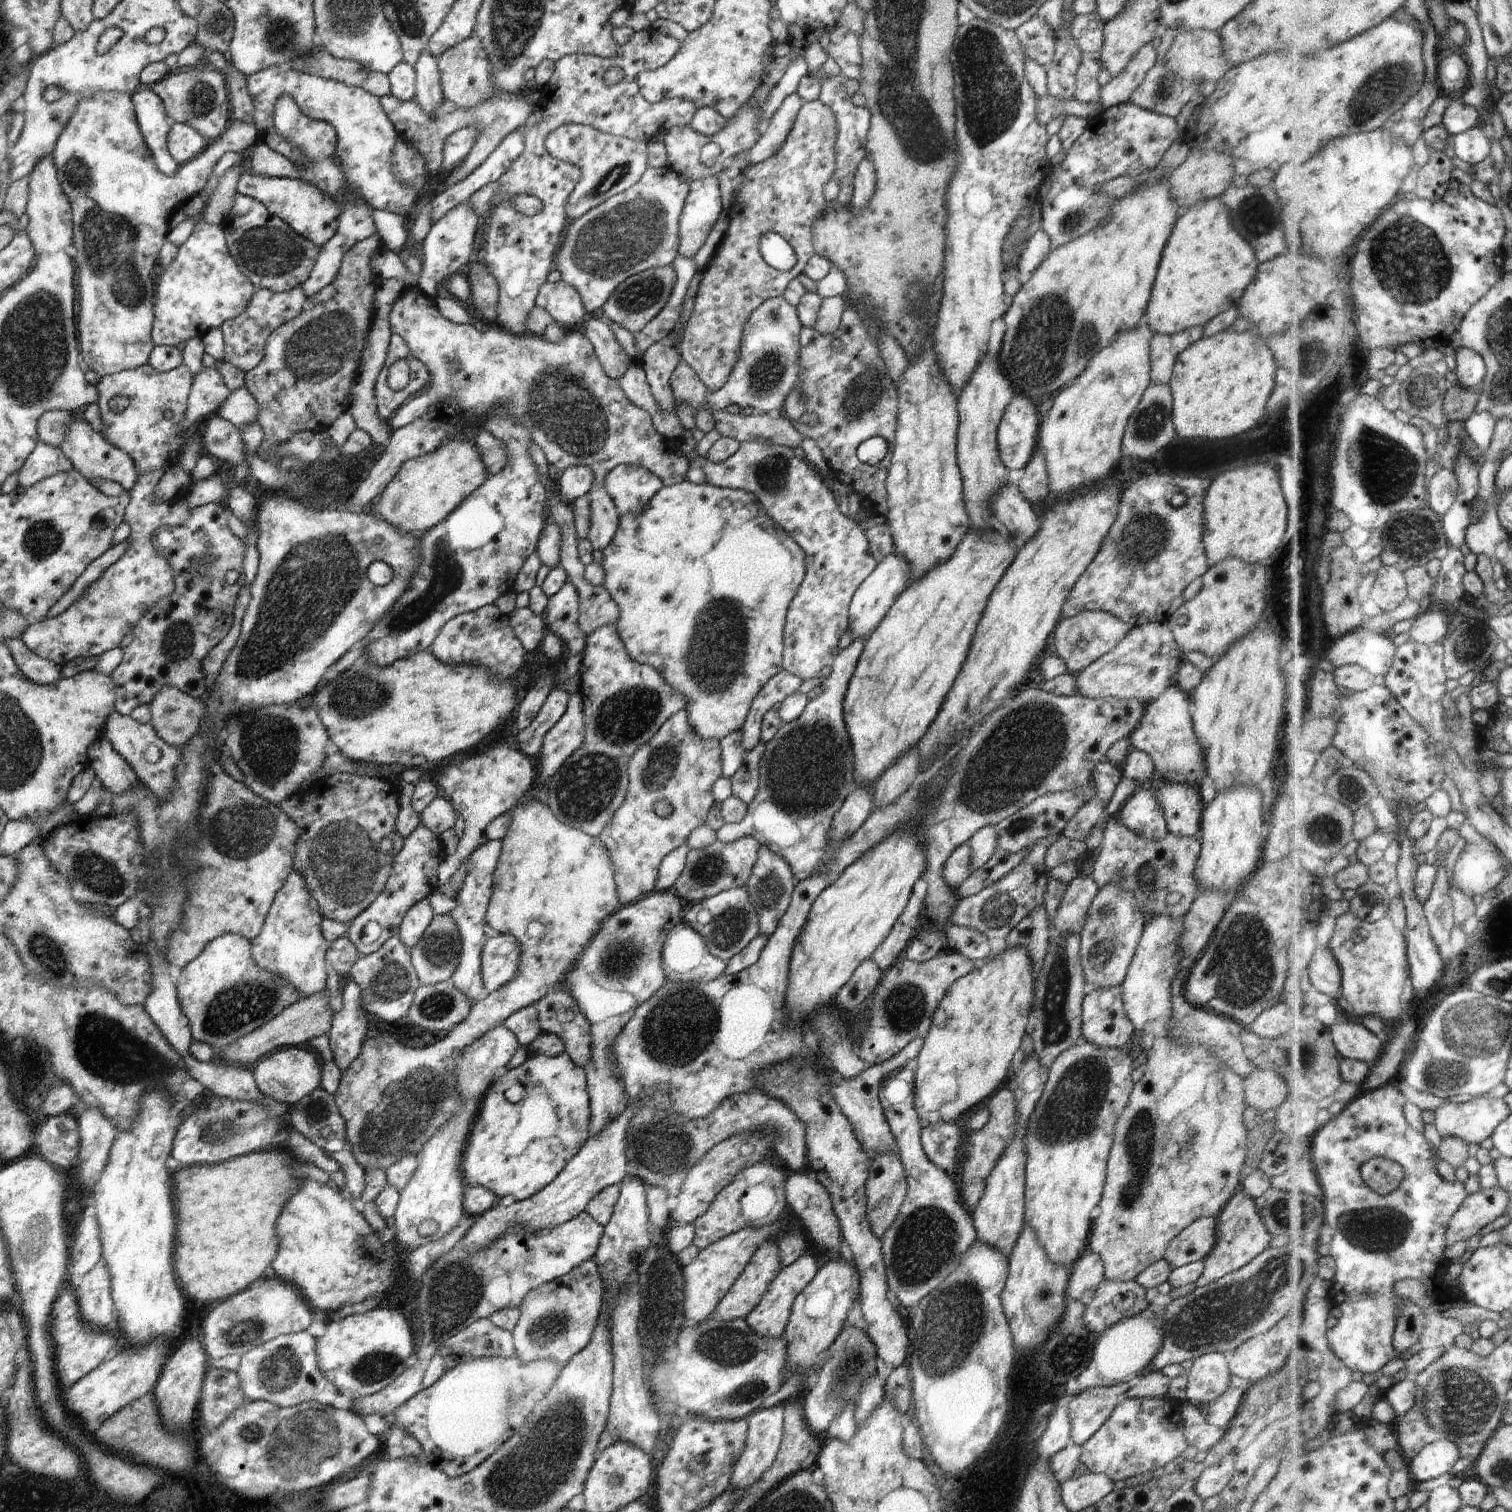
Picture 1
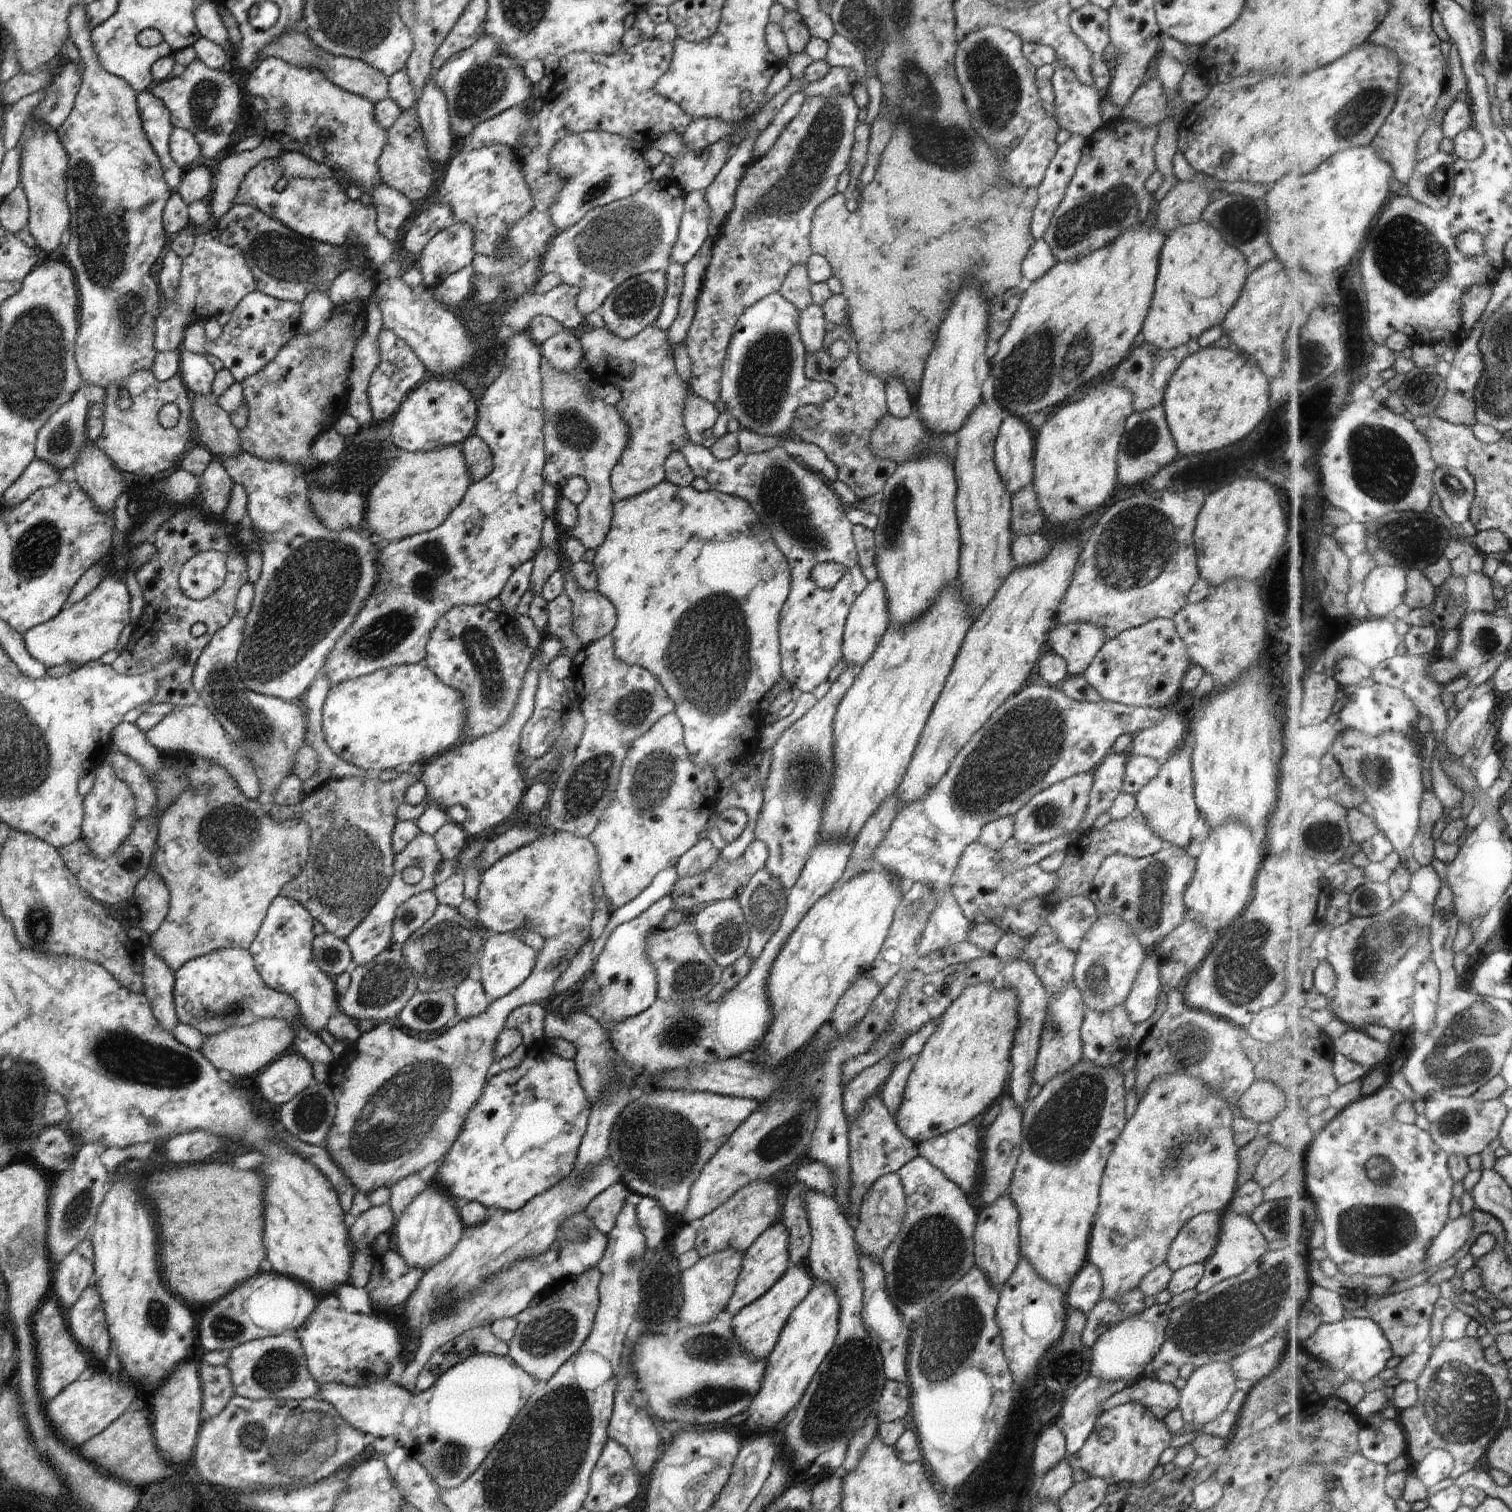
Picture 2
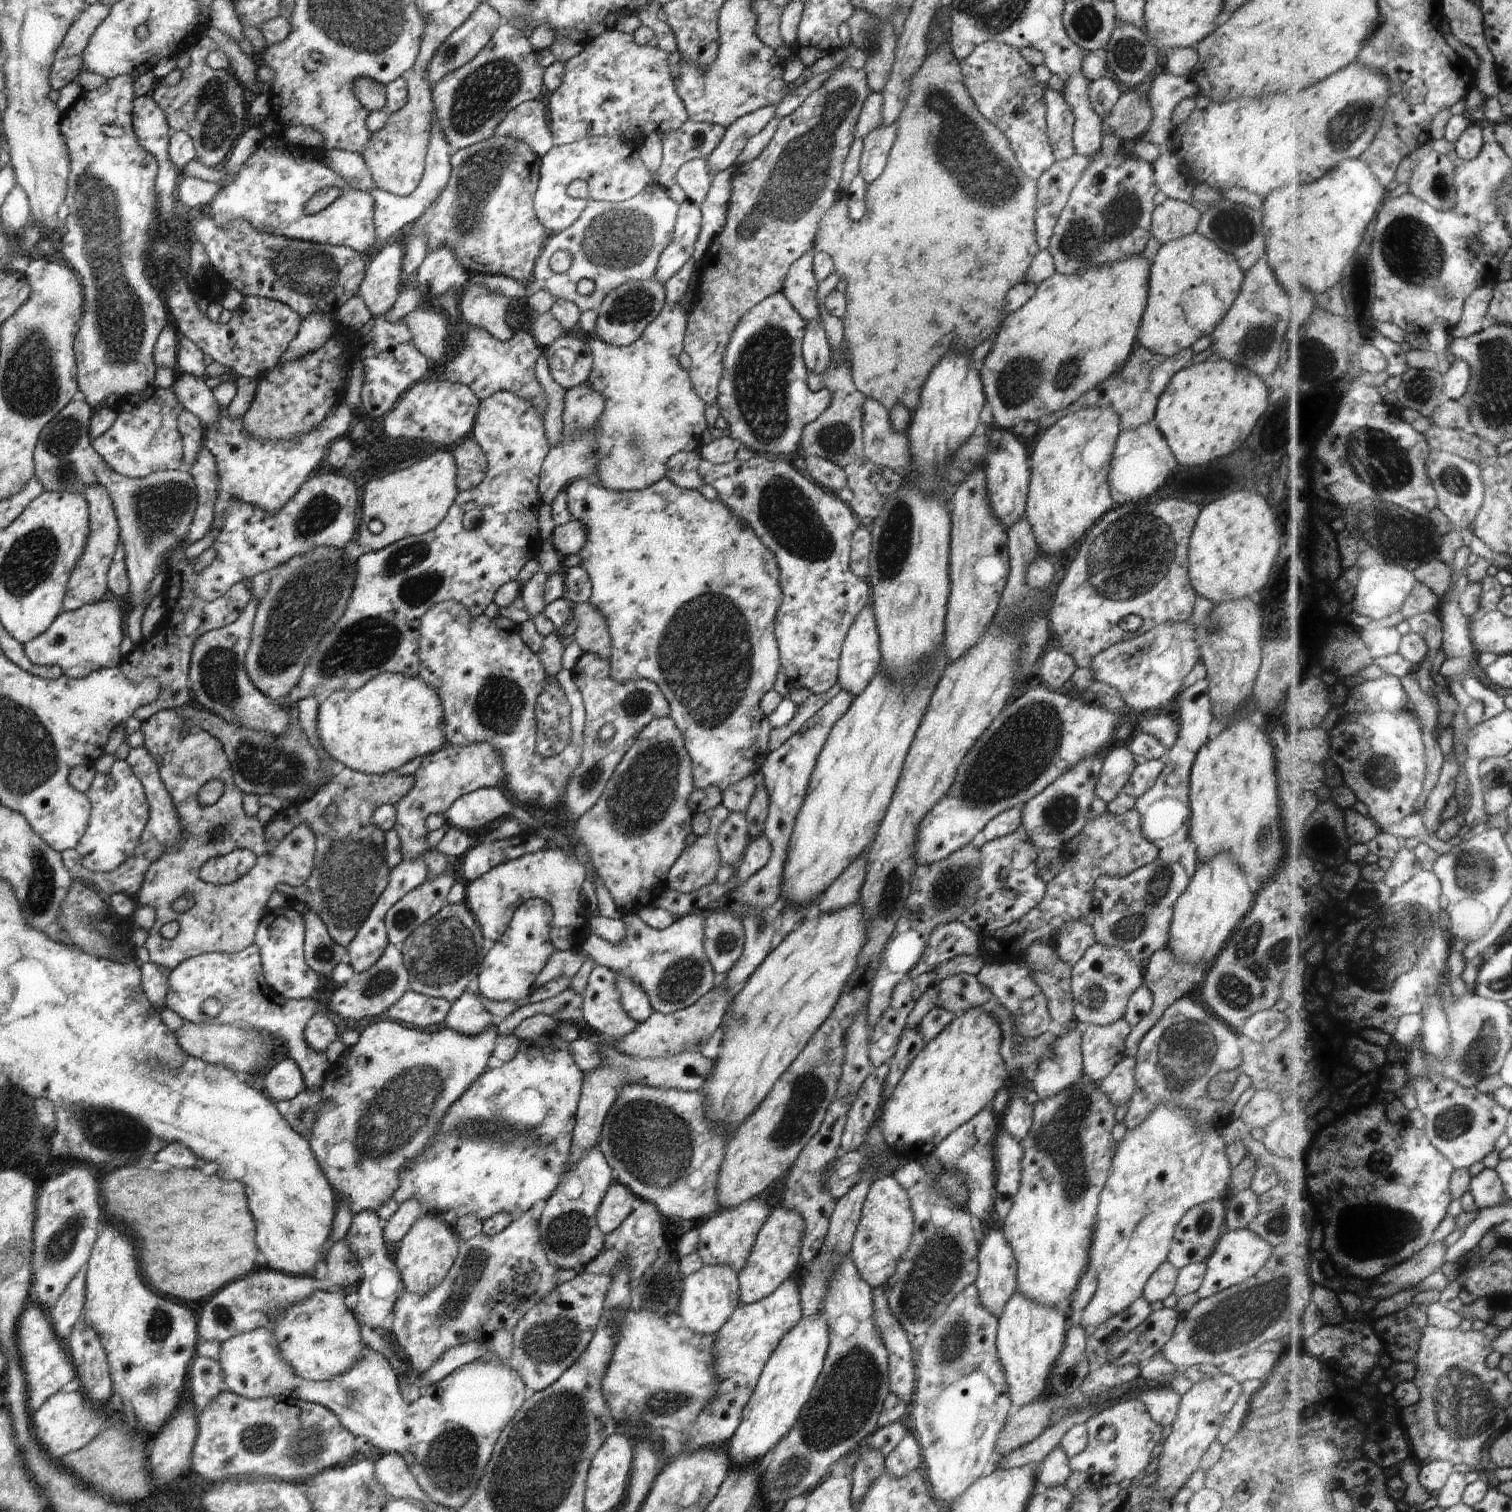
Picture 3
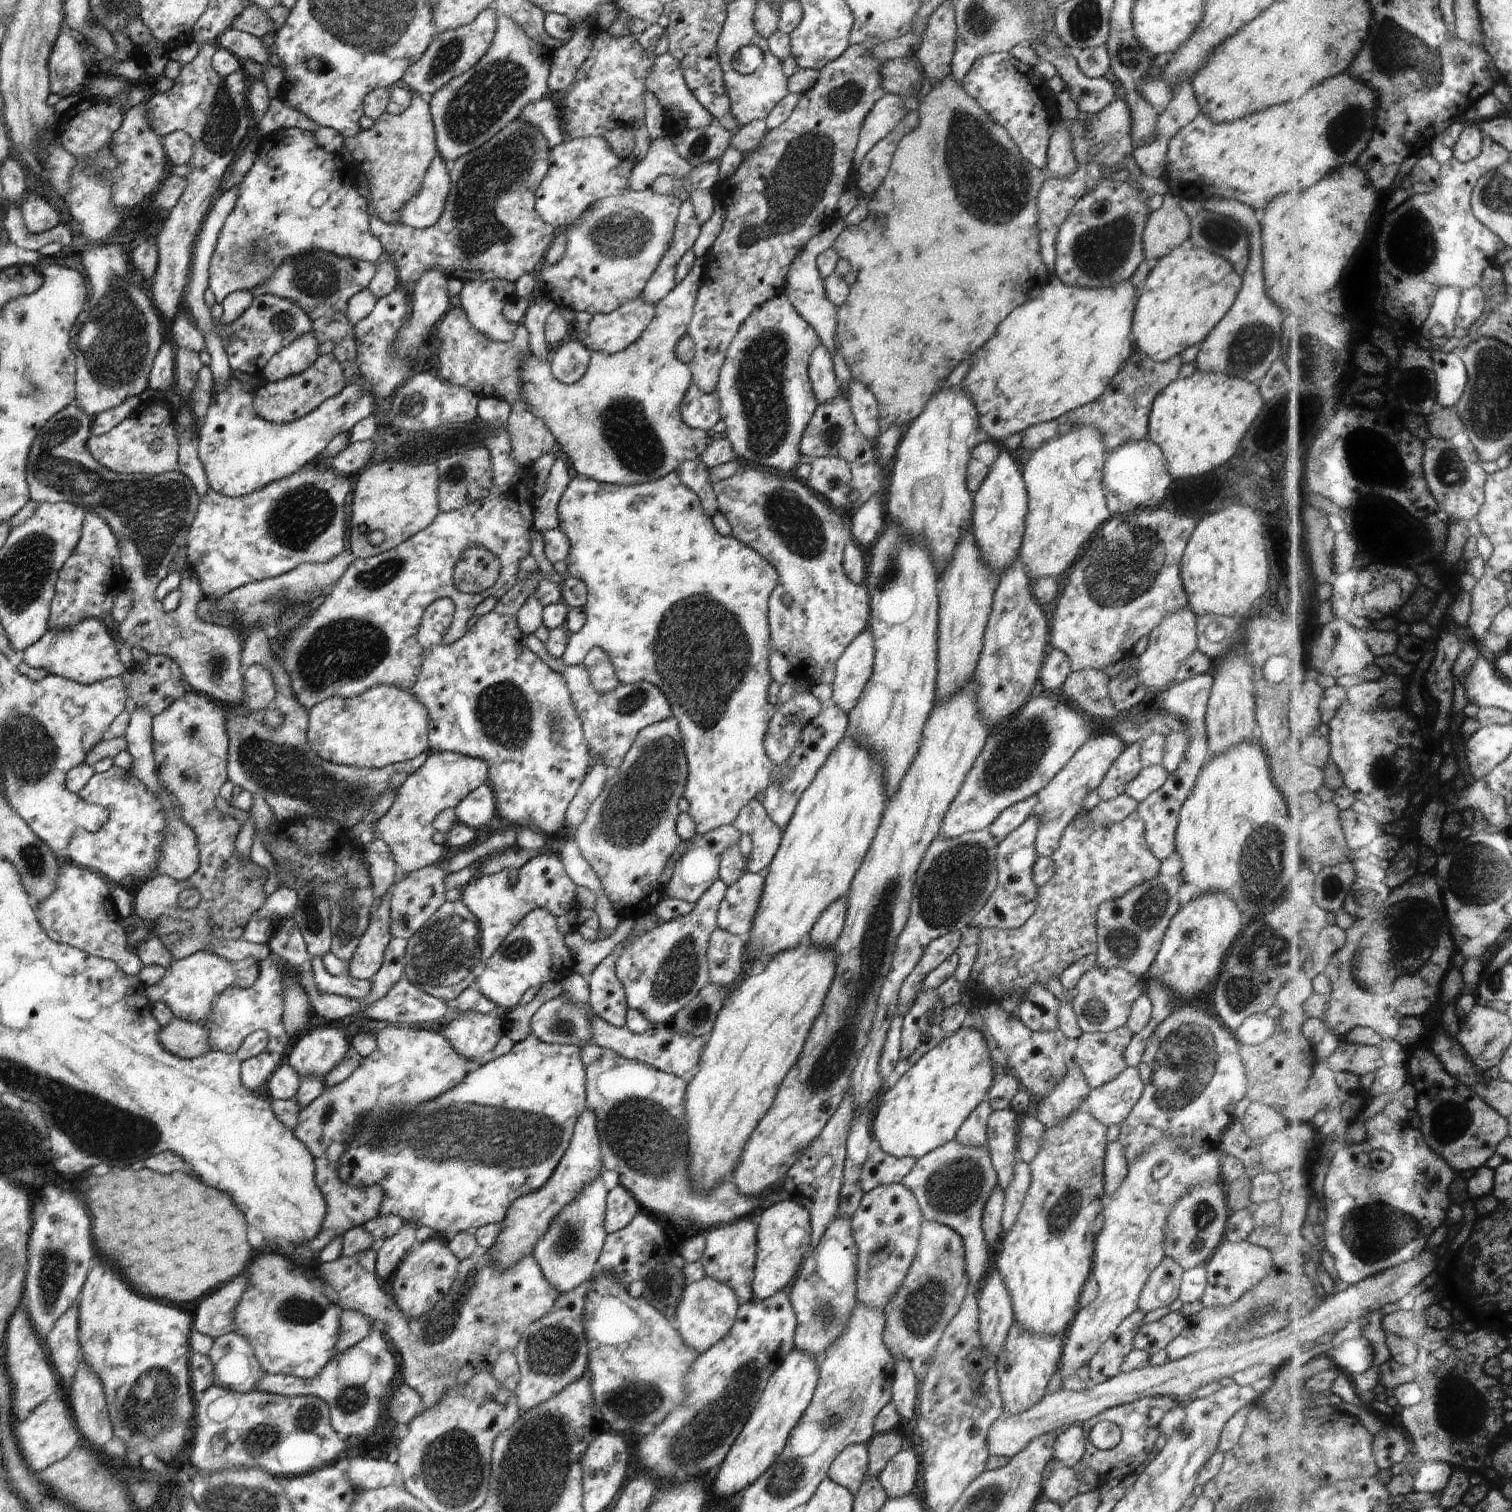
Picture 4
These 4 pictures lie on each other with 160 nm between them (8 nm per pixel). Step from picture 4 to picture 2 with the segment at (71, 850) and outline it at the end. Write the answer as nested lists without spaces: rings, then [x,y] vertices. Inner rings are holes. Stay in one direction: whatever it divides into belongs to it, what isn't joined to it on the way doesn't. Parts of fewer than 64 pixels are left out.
[[[104,763],[93,770],[95,781],[90,792],[83,797],[81,840],[99,859],[107,859],[128,838],[135,821],[135,798],[128,785],[115,777],[115,770]]]

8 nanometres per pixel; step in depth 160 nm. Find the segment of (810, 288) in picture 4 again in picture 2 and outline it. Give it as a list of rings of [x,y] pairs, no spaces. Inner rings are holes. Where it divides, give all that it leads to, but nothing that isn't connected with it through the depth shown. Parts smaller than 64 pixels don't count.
[[[804,265],[794,266],[784,278],[779,294],[790,302],[799,312],[806,310],[813,300],[810,296],[811,281]]]

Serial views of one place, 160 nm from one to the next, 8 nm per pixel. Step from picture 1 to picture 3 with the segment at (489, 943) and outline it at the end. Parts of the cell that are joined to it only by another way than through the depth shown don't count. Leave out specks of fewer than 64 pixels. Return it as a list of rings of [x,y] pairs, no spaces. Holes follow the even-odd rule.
[[[530,899],[521,907],[516,909],[510,921],[506,932],[500,937],[498,942],[490,948],[487,954],[484,954],[481,972],[479,974],[480,994],[491,1001],[509,1002],[509,1000],[518,1001],[529,996],[530,987],[538,973],[546,966],[551,953],[555,951],[555,946],[551,943],[551,928],[553,927],[553,910],[545,900]]]

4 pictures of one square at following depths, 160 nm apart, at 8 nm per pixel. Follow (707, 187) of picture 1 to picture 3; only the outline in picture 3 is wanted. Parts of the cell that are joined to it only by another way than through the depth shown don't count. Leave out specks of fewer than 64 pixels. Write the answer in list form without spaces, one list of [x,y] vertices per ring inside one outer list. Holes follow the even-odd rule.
[[[692,201],[679,204],[672,242],[662,251],[656,274],[653,276],[664,284],[686,263],[694,262],[692,253],[700,232],[701,210]]]

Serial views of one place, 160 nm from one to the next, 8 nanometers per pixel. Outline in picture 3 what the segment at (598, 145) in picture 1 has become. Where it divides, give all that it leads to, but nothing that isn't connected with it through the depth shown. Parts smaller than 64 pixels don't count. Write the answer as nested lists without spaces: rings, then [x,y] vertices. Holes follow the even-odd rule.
[[[607,136],[585,137],[573,143],[556,144],[541,158],[534,212],[550,234],[559,233],[578,220],[590,199],[622,202],[644,190],[650,182],[653,178],[639,157],[637,145]],[[574,180],[584,180],[588,184],[588,200],[575,199],[566,193],[566,187]]]

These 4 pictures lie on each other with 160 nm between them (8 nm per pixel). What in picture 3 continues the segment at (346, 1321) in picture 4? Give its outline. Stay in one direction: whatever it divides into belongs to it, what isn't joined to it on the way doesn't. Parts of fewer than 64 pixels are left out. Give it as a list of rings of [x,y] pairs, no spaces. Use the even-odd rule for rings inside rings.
[[[359,1212],[351,1217],[344,1238],[347,1240],[351,1254],[354,1254],[363,1270],[363,1275],[357,1286],[358,1300],[356,1306],[351,1310],[352,1314],[357,1318],[361,1327],[368,1326],[370,1330],[380,1331],[384,1318],[392,1312],[399,1294],[404,1292],[397,1266],[386,1255],[382,1223],[375,1212]]]

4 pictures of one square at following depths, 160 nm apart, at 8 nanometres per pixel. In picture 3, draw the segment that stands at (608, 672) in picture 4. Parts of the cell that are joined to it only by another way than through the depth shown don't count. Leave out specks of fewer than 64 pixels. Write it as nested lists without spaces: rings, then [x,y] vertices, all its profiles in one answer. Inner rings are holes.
[[[589,602],[580,603],[573,606],[572,619],[577,624],[577,630],[572,635],[570,640],[574,640],[579,644],[580,654],[592,653],[599,656],[604,661],[609,662],[611,657],[611,636],[609,628],[605,618],[600,614],[599,610],[596,610]]]

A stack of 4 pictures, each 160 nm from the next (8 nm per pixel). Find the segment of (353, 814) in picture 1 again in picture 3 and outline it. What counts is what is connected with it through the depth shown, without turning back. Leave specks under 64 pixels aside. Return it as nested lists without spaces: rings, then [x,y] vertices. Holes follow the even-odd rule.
[[[343,767],[317,793],[314,793],[309,799],[290,804],[286,809],[276,812],[275,817],[265,826],[265,842],[268,851],[272,851],[281,839],[302,823],[308,825],[315,834],[314,866],[308,880],[299,887],[279,884],[276,885],[275,890],[285,894],[292,903],[302,901],[308,909],[314,910],[327,926],[332,940],[344,948],[347,948],[358,934],[357,930],[360,930],[374,903],[386,888],[391,871],[385,863],[385,833],[371,823],[372,813],[379,806],[395,805],[410,792],[413,784],[412,775],[402,776],[396,771],[373,775]],[[332,803],[336,804],[336,817],[331,823],[328,823],[324,819],[324,812]]]

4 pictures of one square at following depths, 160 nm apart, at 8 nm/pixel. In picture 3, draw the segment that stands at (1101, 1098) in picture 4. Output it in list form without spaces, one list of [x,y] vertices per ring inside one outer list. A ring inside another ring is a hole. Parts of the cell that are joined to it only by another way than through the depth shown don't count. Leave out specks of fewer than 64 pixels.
[[[1125,1057],[1099,1086],[1100,1092],[1103,1092],[1116,1108],[1128,1105],[1133,1097],[1133,1090],[1136,1088],[1135,1066],[1135,1057]]]

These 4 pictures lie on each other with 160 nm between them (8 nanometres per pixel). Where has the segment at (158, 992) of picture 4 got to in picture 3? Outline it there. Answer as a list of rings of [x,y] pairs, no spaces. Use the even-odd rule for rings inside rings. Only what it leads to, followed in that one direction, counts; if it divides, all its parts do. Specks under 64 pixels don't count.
[[[255,944],[237,953],[204,953],[189,958],[170,971],[167,985],[165,1006],[180,1018],[207,1025],[244,1022],[254,1029],[266,1030],[286,1041],[290,1059],[301,1070],[305,1090],[314,1092],[322,1088],[331,1064],[326,1053],[312,1050],[303,1037],[306,1023],[316,1014],[317,1002],[311,998],[287,999],[272,990],[265,981],[259,948]],[[208,998],[216,998],[220,1002],[222,1011],[217,1016],[204,1013],[202,1006]]]

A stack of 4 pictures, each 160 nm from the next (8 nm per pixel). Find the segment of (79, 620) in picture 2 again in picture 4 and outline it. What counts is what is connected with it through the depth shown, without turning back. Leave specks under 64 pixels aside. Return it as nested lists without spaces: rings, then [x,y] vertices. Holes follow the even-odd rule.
[[[84,619],[66,631],[47,631],[38,642],[24,651],[24,661],[30,668],[44,668],[49,675],[67,678],[83,685],[91,685],[102,679],[121,677],[125,668],[120,662],[119,648],[112,636],[98,619]]]

